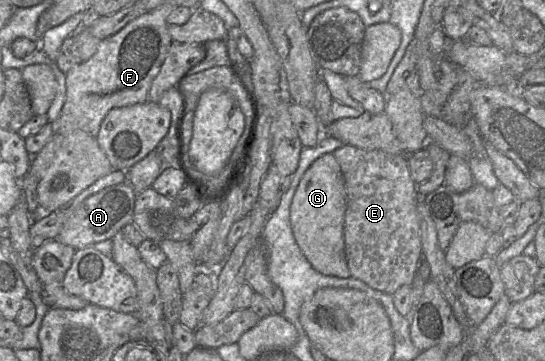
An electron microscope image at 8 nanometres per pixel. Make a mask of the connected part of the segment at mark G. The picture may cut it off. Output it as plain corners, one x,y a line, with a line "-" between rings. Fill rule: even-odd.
333,153
316,159
304,173
290,206
290,224
302,253
321,274
351,277
345,256
344,218
346,189
341,168

